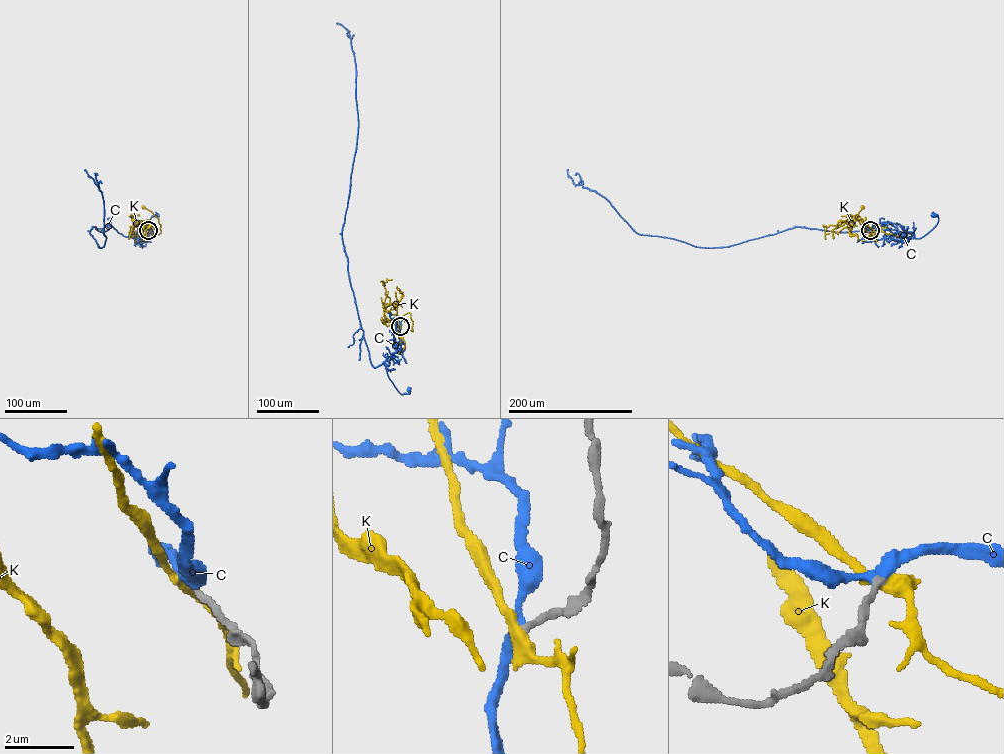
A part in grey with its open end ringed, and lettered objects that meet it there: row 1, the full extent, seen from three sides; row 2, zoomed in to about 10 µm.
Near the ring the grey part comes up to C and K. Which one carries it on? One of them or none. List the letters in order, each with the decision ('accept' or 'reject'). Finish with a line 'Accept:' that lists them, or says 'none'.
C: accept
K: reject
Accept: C

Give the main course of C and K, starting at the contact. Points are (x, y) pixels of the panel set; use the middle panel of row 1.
C: (400, 326), (404, 350), (393, 353), (385, 363), (389, 378), (401, 394), (407, 394), (408, 390)
K: (400, 326), (396, 319), (386, 318), (385, 309), (407, 320), (412, 331), (410, 314), (395, 318)

